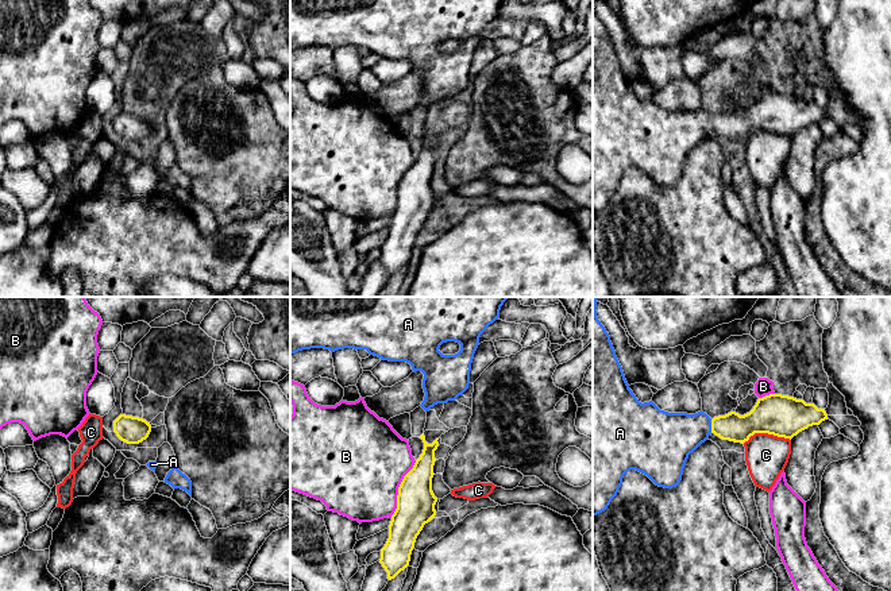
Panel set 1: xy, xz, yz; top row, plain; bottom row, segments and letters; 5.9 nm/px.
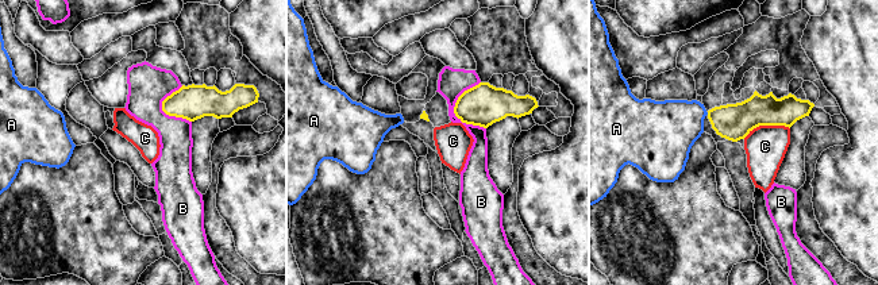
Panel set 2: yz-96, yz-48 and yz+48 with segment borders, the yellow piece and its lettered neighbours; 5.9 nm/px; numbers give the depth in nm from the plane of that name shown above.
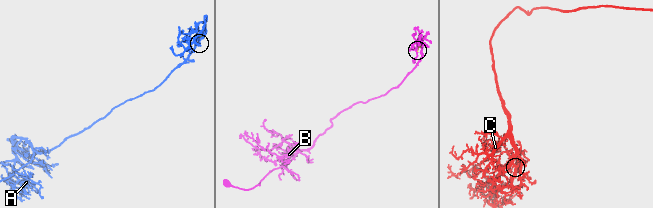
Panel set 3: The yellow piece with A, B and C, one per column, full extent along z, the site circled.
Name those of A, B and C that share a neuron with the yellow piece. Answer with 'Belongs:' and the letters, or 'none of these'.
Belongs: A

